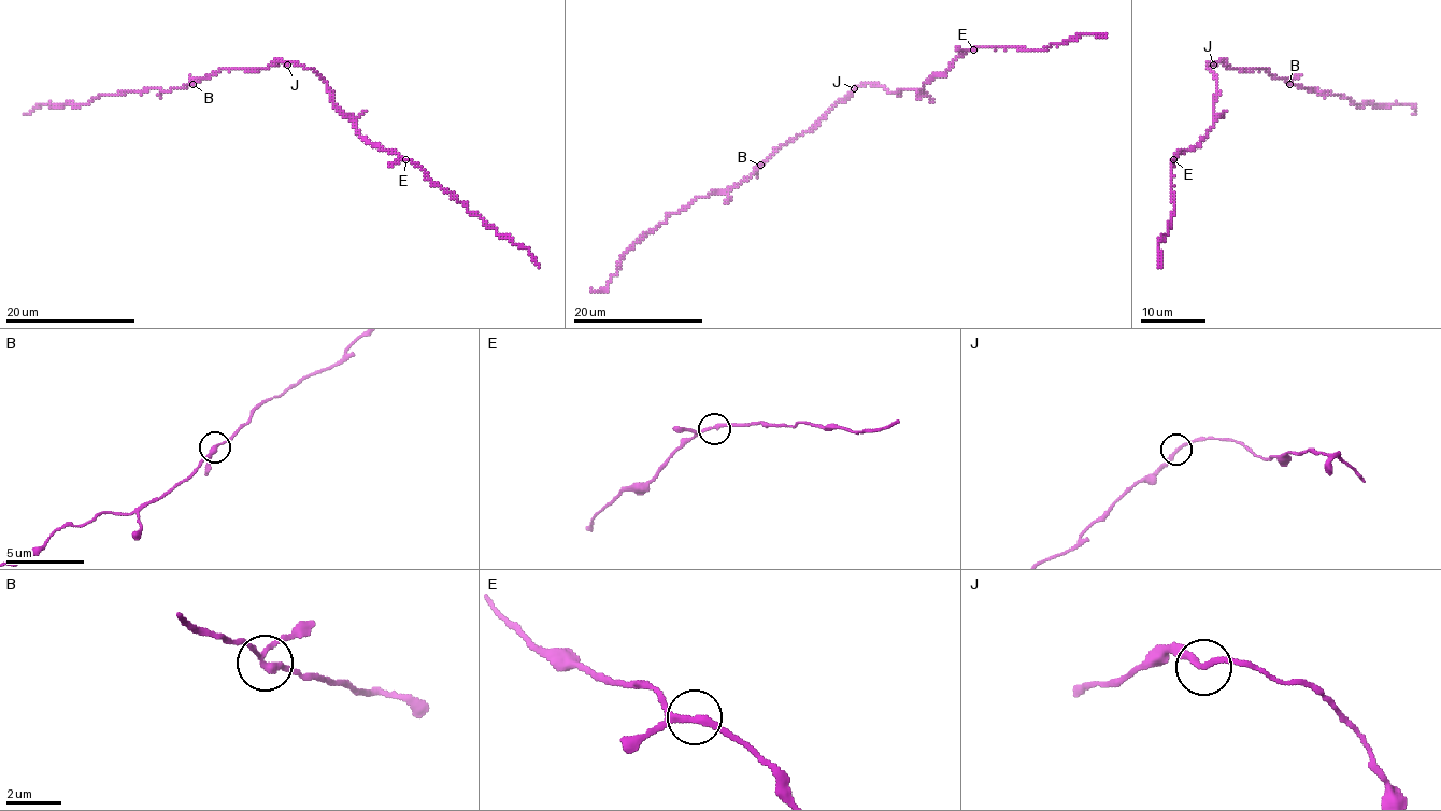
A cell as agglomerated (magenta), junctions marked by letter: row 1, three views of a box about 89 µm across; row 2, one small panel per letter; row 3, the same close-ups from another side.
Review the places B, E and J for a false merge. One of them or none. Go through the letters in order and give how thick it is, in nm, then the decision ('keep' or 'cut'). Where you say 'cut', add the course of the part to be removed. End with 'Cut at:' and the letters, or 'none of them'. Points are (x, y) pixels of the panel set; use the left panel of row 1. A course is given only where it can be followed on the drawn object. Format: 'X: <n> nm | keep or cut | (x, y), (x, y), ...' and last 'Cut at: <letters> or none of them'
B: 200 nm | keep
E: 190 nm | keep
J: 190 nm | keep
Cut at: none of them

